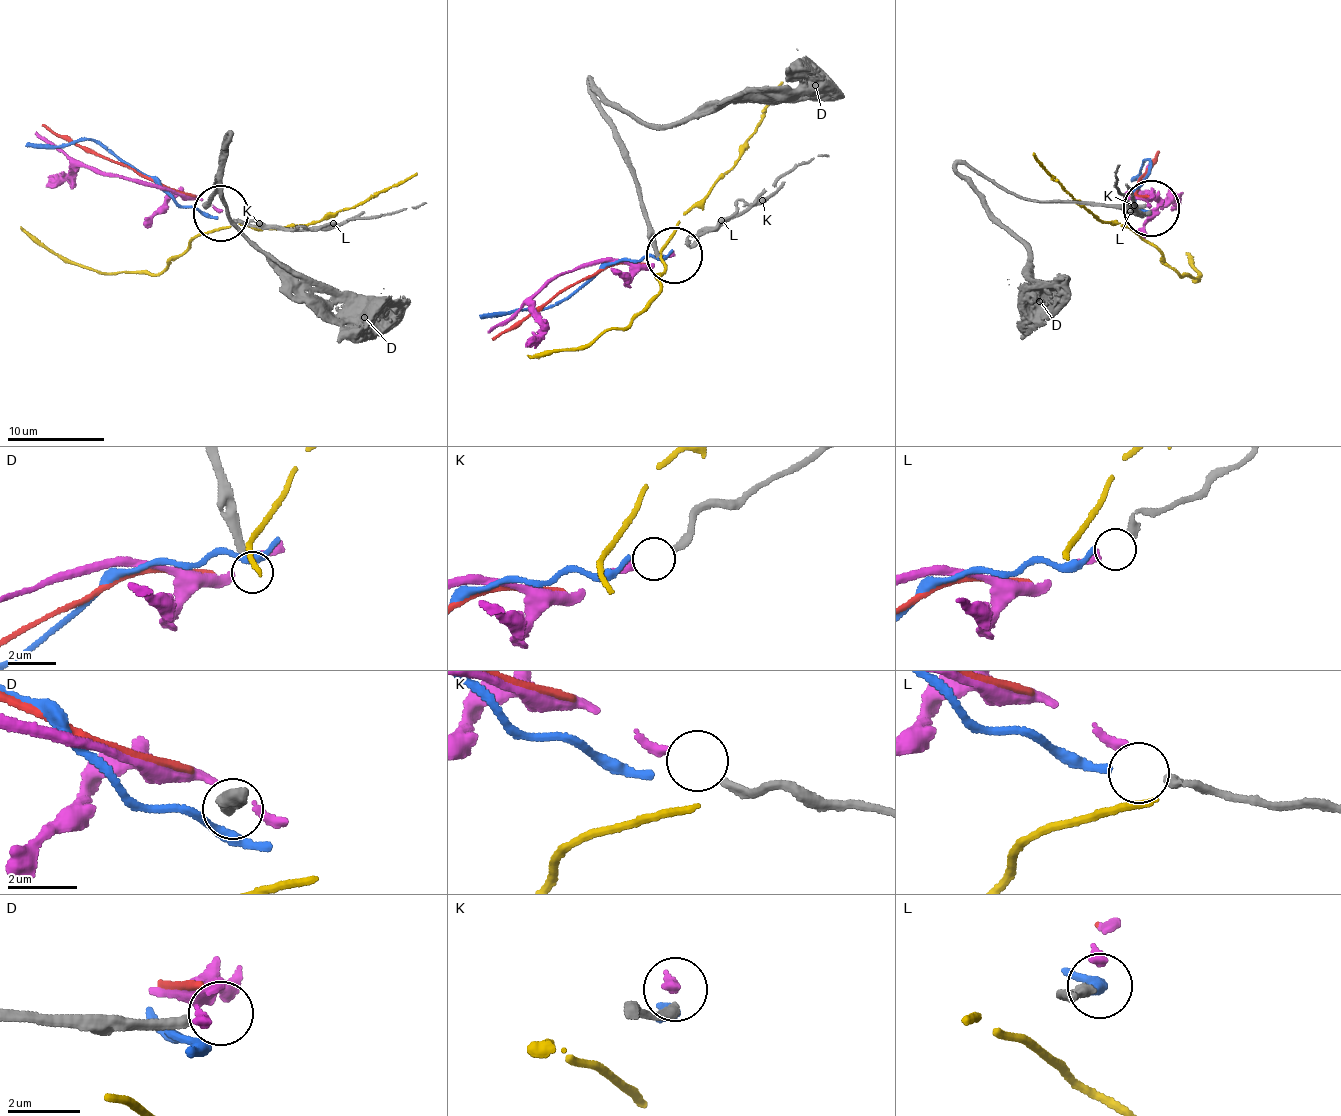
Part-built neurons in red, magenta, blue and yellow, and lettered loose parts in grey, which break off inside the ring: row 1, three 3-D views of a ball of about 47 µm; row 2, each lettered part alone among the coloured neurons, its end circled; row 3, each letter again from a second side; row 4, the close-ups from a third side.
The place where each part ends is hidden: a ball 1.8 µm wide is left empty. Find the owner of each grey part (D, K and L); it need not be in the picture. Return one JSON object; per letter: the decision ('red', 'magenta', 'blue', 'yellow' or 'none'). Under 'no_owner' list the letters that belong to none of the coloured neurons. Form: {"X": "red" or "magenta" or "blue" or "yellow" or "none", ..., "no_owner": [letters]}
{"D": "none", "K": "magenta", "L": "blue", "no_owner": ["D"]}

